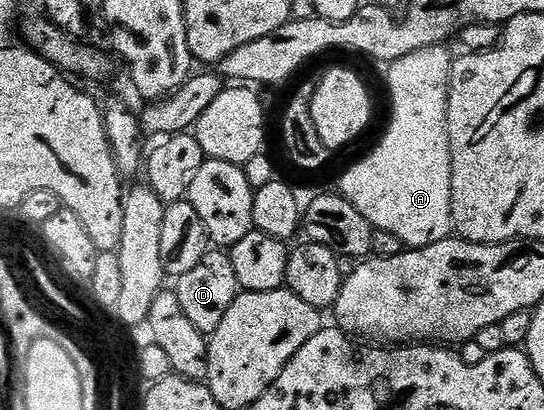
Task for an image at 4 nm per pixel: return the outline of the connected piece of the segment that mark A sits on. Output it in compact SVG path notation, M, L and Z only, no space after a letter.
M436 47L434 49L422 49L413 52L408 57L403 57L399 61L390 62L386 66L387 69L387 89L391 92L391 126L387 129L387 134L379 141L379 146L372 151L368 157L363 157L343 178L337 186L338 192L349 203L353 203L353 207L357 207L357 211L361 211L361 215L365 215L367 222L371 224L371 228L380 232L395 235L397 239L401 239L401 243L408 249L424 249L438 241L446 241L452 236L453 226L451 224L451 148L449 147L449 135L447 134L447 92L451 86L451 67L453 57L446 53L446 48Z

